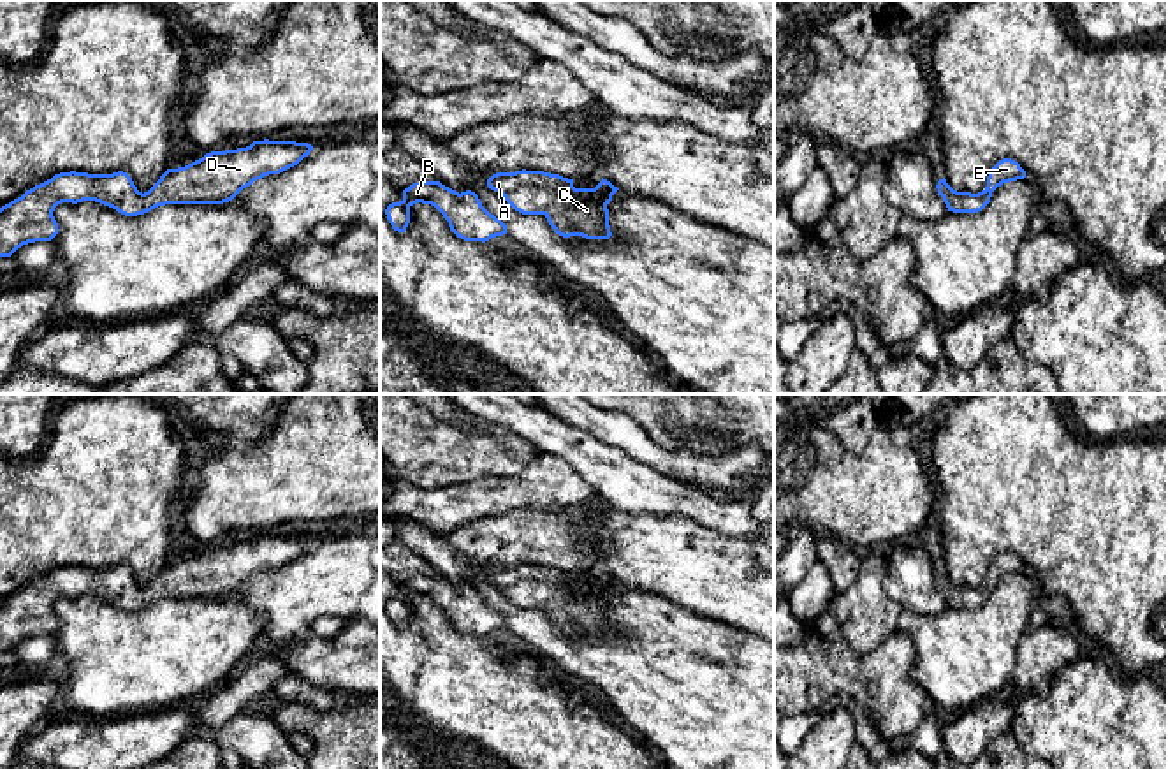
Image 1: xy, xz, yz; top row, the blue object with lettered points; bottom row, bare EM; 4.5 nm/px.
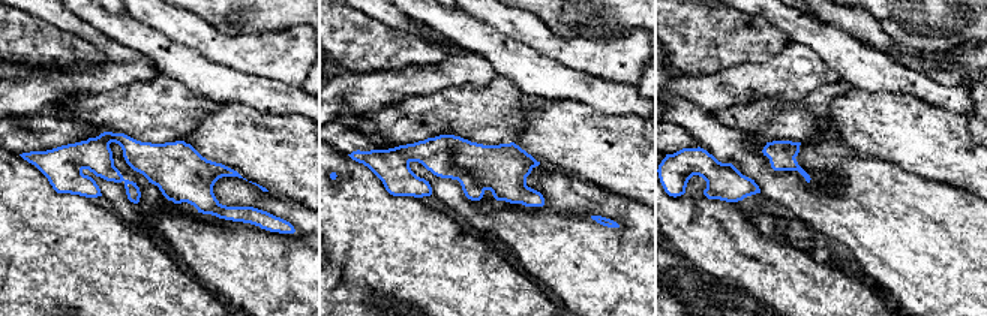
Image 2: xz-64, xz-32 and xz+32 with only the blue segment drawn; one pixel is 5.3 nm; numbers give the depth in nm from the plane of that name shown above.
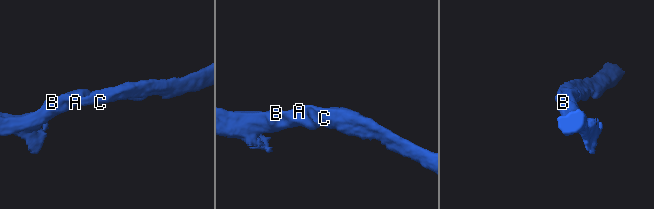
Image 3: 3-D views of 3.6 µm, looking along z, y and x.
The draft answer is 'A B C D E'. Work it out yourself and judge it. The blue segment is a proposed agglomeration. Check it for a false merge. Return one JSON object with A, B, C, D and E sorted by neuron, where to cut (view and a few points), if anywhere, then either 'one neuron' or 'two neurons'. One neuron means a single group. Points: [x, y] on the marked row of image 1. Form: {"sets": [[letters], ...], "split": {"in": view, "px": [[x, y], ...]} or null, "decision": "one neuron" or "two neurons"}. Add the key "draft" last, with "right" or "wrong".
{"sets": [["A", "B", "C", "D", "E"]], "split": null, "decision": "one neuron", "draft": "right"}

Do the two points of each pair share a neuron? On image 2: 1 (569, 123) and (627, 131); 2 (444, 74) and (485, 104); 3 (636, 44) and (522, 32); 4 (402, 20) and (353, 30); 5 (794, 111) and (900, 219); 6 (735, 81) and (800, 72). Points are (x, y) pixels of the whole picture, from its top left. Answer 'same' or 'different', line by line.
1: same
2: different
3: same
4: different
5: different
6: same

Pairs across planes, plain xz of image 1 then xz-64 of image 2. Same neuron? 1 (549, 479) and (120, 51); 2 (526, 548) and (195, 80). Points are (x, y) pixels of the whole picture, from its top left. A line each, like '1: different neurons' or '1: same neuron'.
1: different neurons
2: different neurons

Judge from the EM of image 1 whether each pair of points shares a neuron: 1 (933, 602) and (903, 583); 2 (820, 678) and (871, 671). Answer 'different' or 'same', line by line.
1: same
2: same

